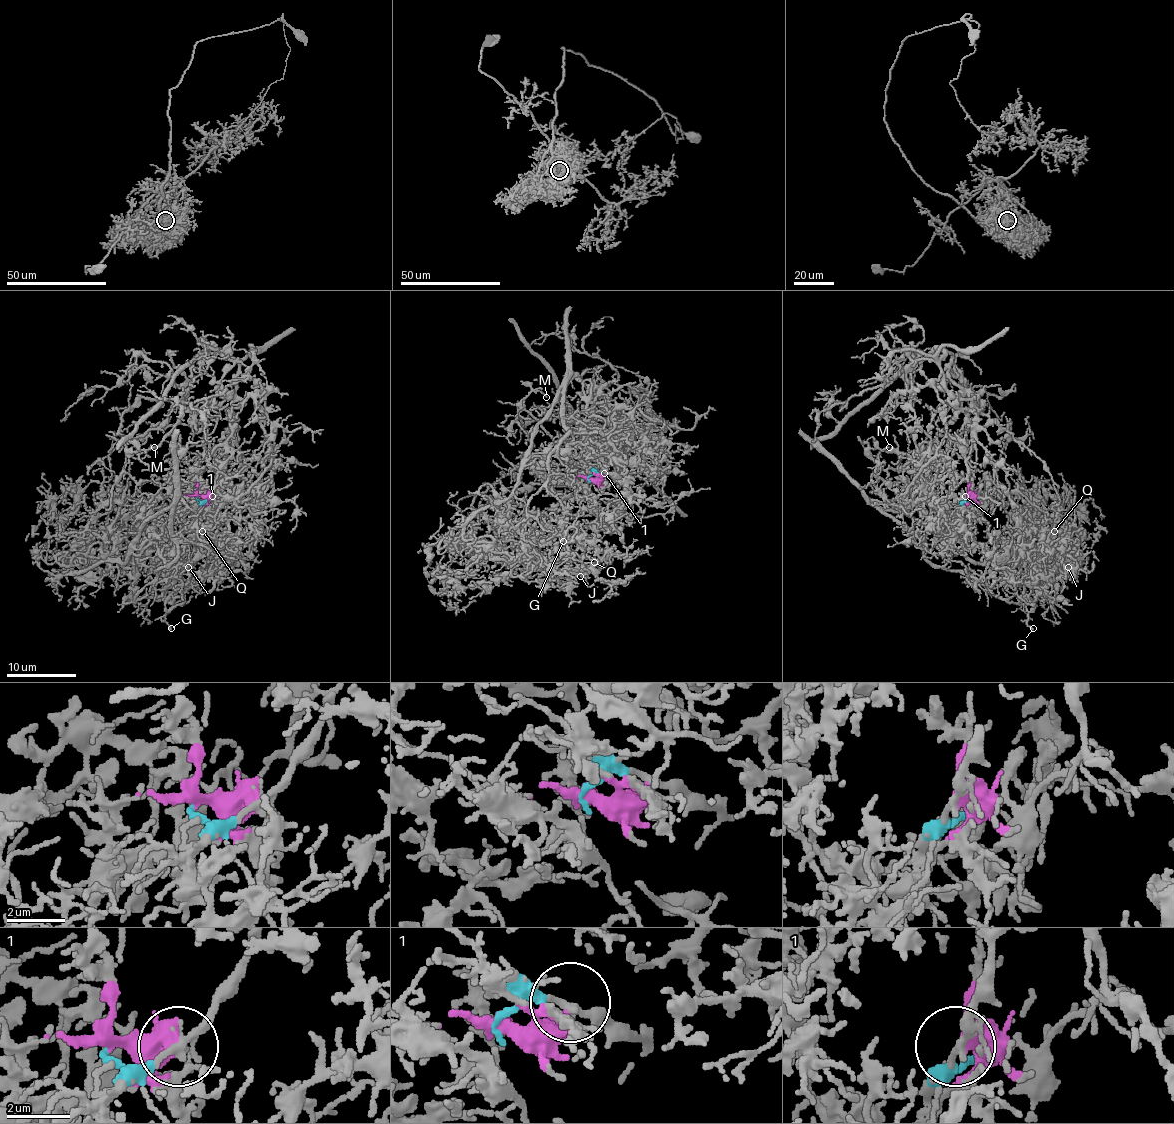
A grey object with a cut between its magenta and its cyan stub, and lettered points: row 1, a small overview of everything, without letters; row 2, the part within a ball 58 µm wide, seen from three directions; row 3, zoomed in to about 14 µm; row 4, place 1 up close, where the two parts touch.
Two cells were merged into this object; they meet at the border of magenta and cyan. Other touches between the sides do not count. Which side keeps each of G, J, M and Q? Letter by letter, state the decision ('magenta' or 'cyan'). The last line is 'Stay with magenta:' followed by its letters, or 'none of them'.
G: magenta
J: magenta
M: cyan
Q: magenta
Stay with magenta: G, J, Q

